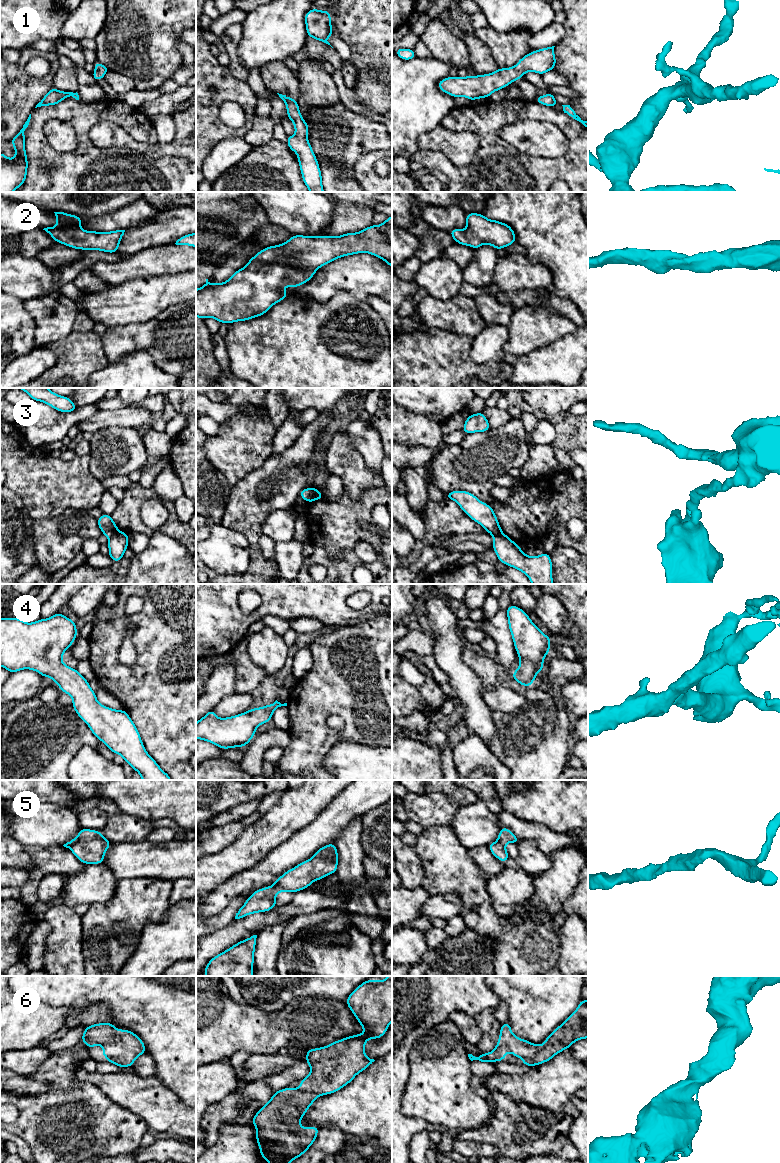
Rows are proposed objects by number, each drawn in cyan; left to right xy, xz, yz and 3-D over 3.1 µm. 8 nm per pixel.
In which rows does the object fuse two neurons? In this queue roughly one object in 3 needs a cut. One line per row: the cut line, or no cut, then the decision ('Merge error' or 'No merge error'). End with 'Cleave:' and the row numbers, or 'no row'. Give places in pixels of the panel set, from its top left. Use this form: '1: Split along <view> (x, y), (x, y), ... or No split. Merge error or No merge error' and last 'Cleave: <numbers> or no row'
1: No split. No merge error
2: No split. No merge error
3: Split along xz (317, 489), (308, 501). Merge error
4: No split. No merge error
5: No split. No merge error
6: No split. No merge error
Cleave: 3

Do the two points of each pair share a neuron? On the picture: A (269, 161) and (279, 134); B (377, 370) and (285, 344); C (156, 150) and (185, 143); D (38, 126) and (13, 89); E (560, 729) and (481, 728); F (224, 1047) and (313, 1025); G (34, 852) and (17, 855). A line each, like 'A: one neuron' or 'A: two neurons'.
A: two neurons
B: one neuron
C: one neuron
D: two neurons
E: two neurons
F: one neuron
G: two neurons

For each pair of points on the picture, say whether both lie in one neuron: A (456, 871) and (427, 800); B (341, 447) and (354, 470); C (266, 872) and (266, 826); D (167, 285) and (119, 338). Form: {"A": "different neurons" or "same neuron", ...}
{"A": "different neurons", "B": "same neuron", "C": "different neurons", "D": "different neurons"}

